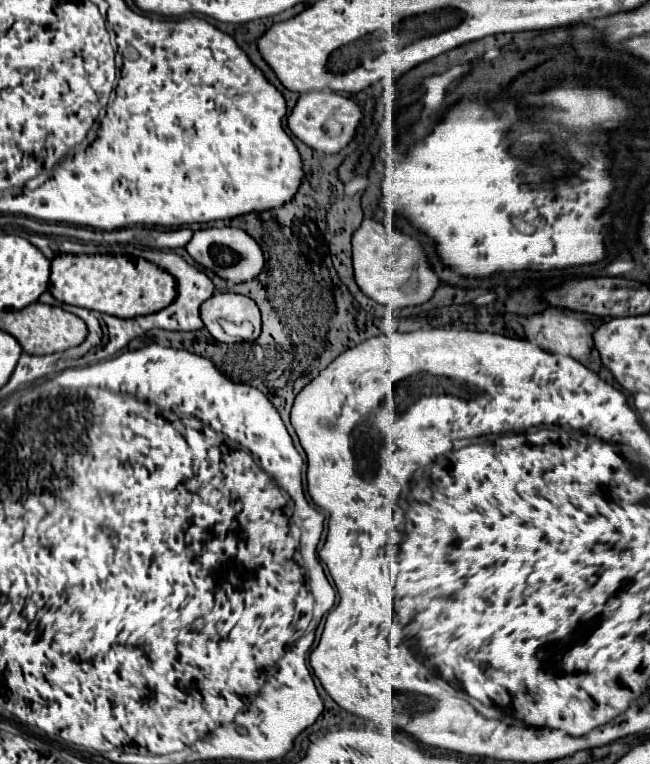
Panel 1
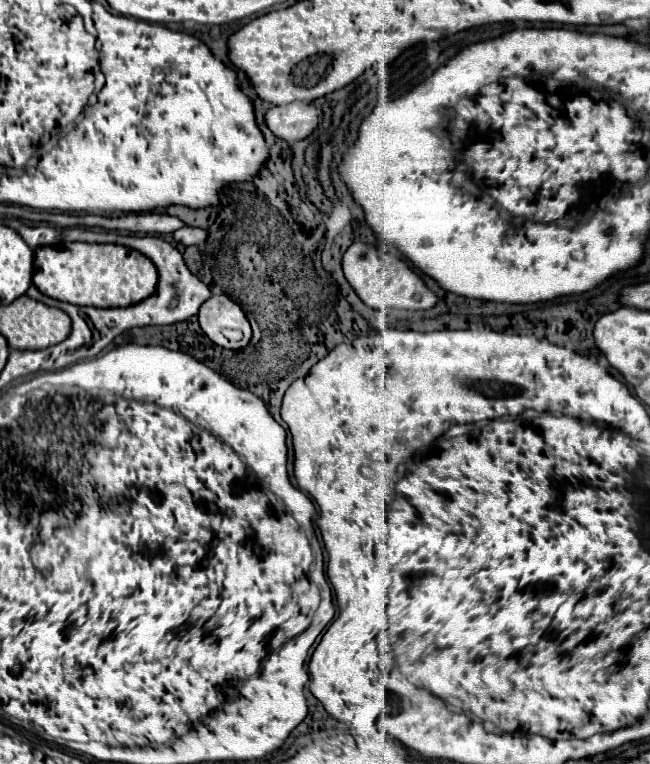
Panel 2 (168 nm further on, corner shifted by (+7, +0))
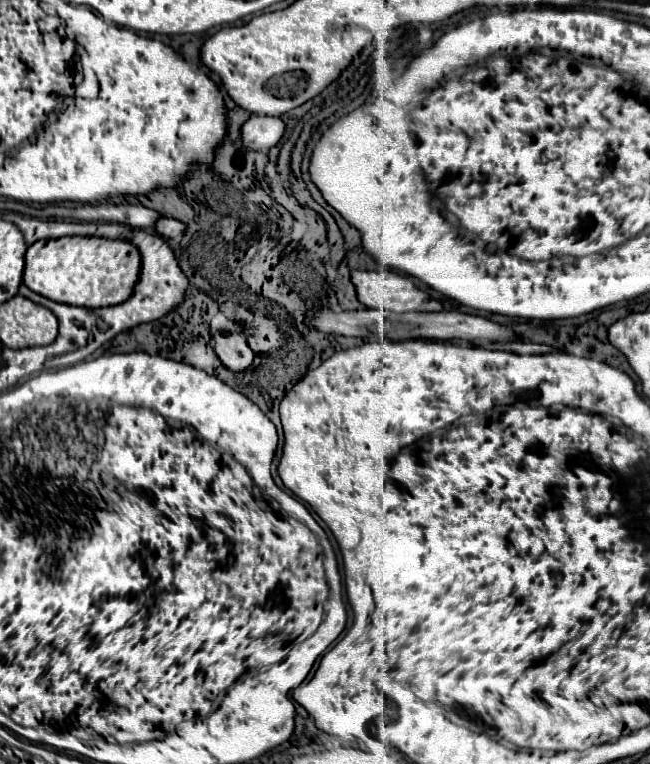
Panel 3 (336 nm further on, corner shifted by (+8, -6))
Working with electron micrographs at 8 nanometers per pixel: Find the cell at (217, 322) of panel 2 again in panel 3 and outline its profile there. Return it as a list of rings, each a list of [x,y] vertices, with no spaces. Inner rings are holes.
[[[219,331],[213,333],[215,339],[215,353],[219,355],[221,363],[233,371],[233,373],[241,373],[247,367],[251,367],[253,363],[253,351],[247,345],[247,339],[239,333],[231,333],[227,337],[223,337]]]

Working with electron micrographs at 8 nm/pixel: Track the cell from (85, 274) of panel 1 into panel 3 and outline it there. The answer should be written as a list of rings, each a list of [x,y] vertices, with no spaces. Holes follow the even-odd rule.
[[[59,237],[35,241],[25,253],[23,283],[53,301],[79,307],[107,307],[129,299],[139,277],[141,255],[131,241],[105,237]]]

